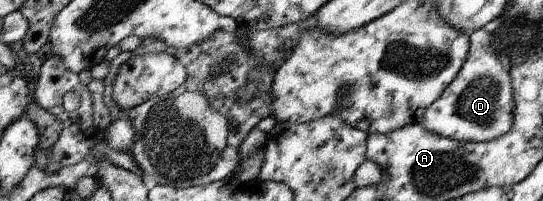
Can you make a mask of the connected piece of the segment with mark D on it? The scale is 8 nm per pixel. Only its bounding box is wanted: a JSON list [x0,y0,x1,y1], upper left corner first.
[418,26,516,141]

